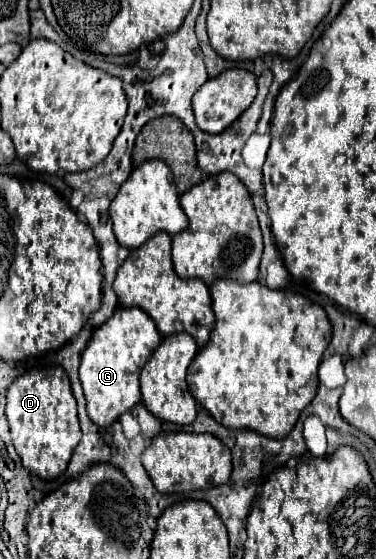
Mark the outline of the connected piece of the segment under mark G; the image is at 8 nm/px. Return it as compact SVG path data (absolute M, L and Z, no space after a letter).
M119 306L113 316L93 332L81 354L79 376L87 398L87 414L97 426L111 426L123 412L129 412L141 402L139 374L149 354L157 348L157 342L161 342L161 334L155 322L137 306Z

